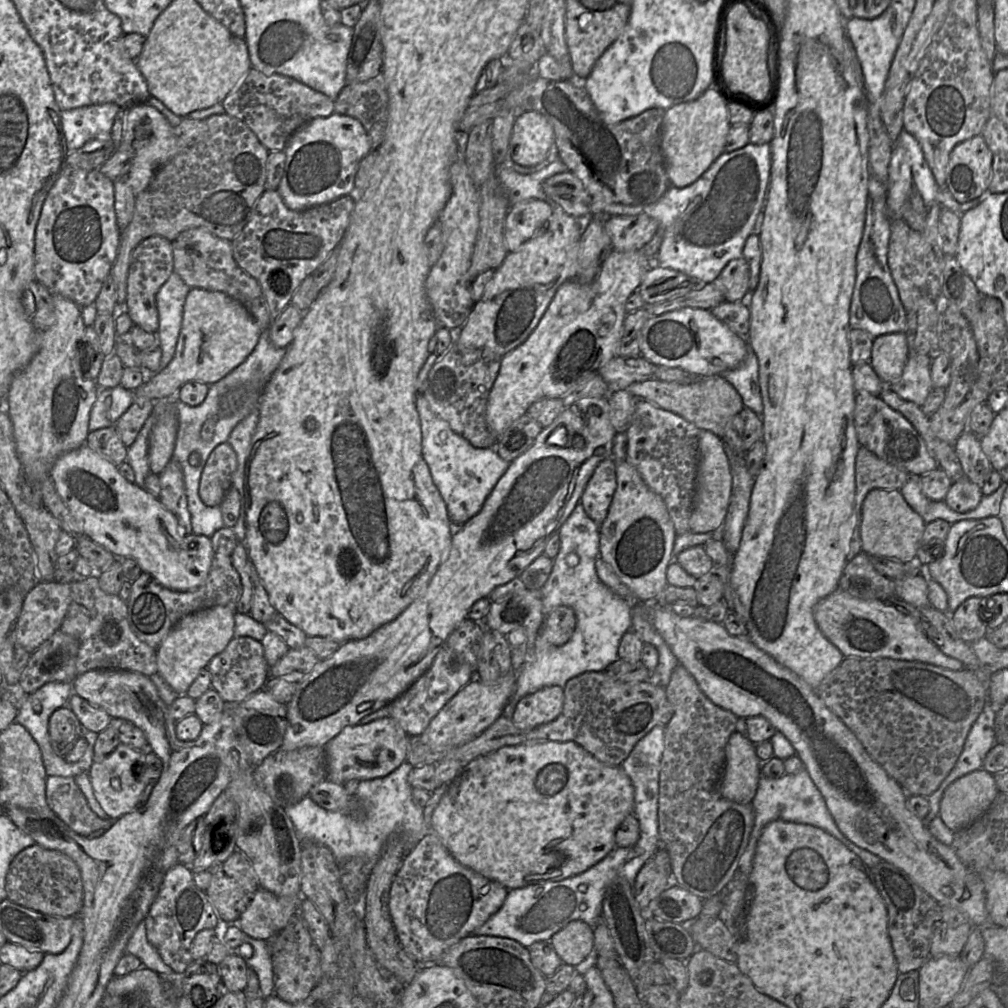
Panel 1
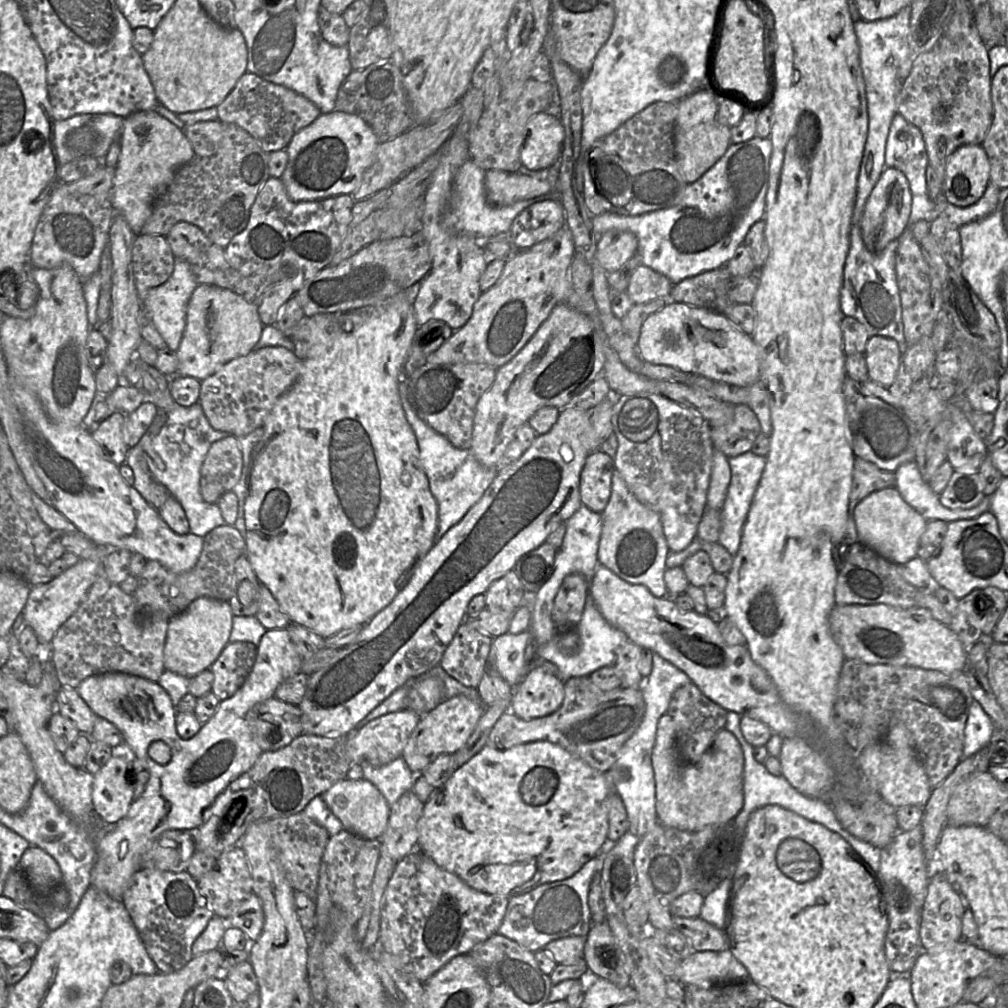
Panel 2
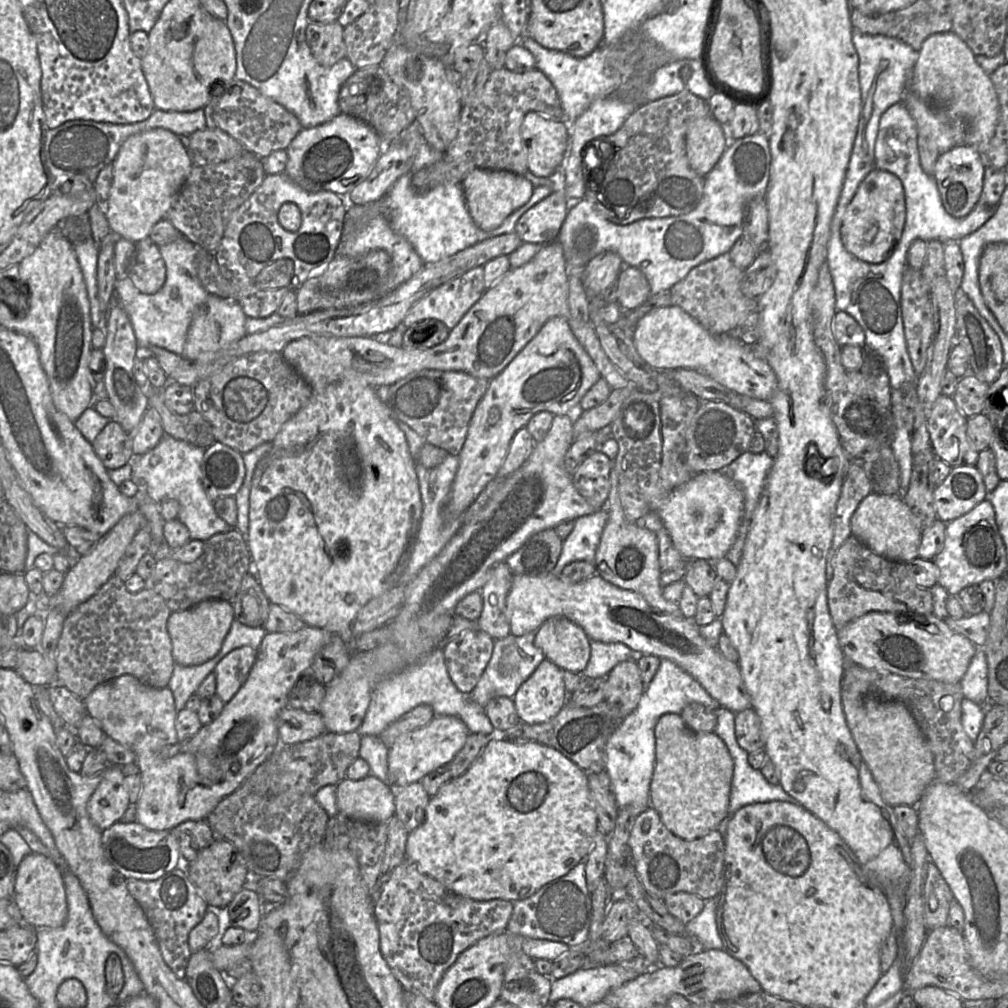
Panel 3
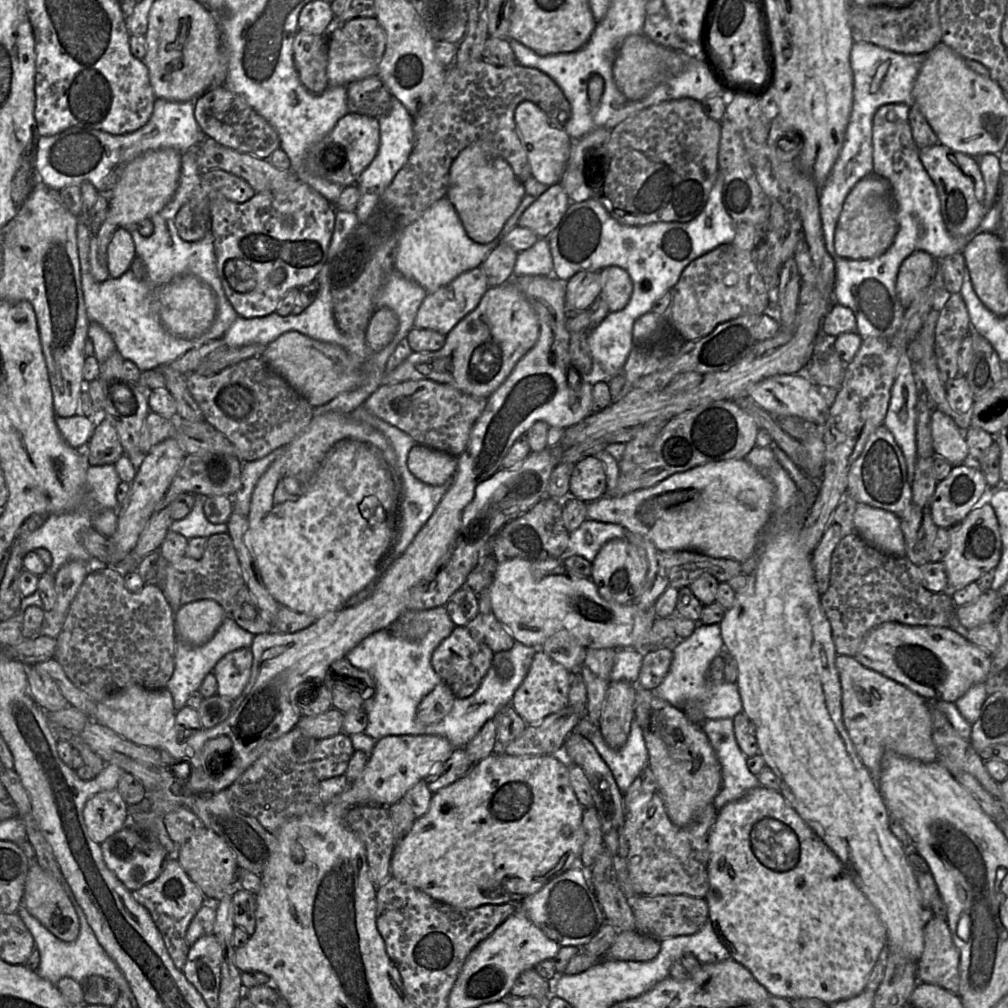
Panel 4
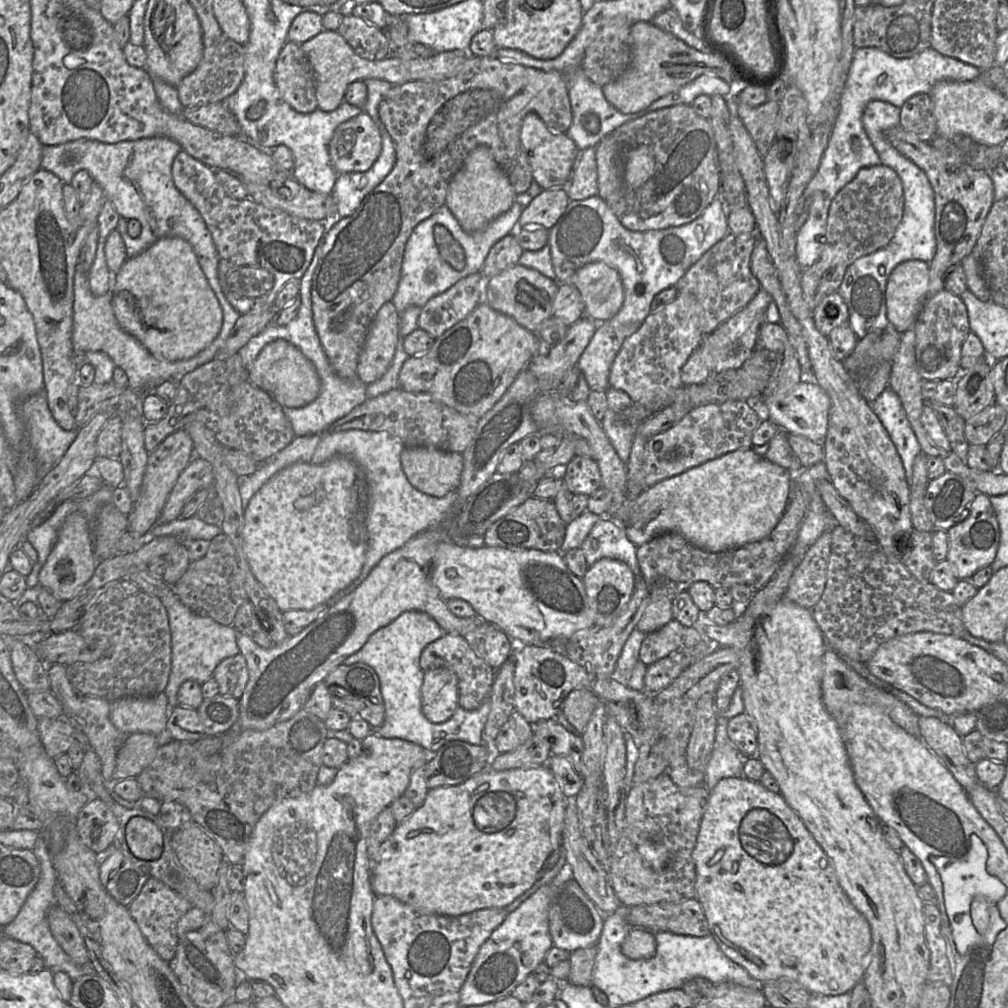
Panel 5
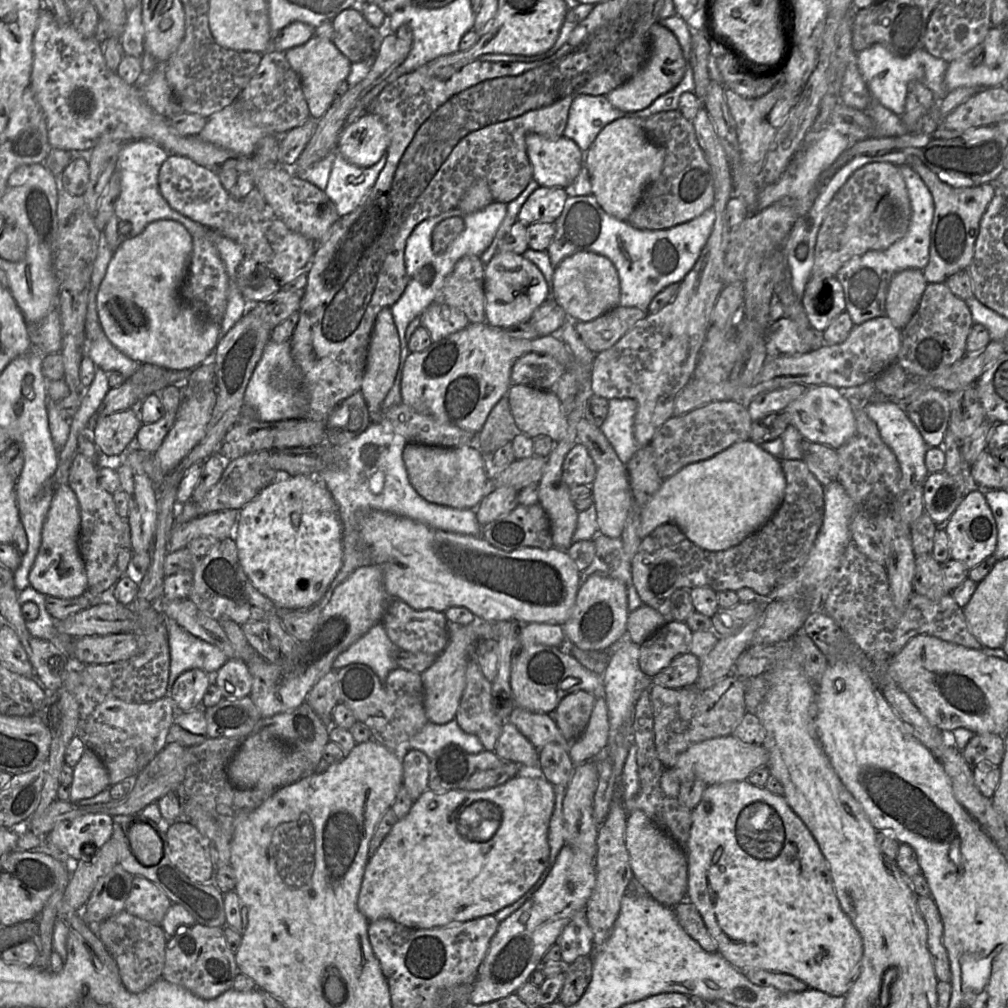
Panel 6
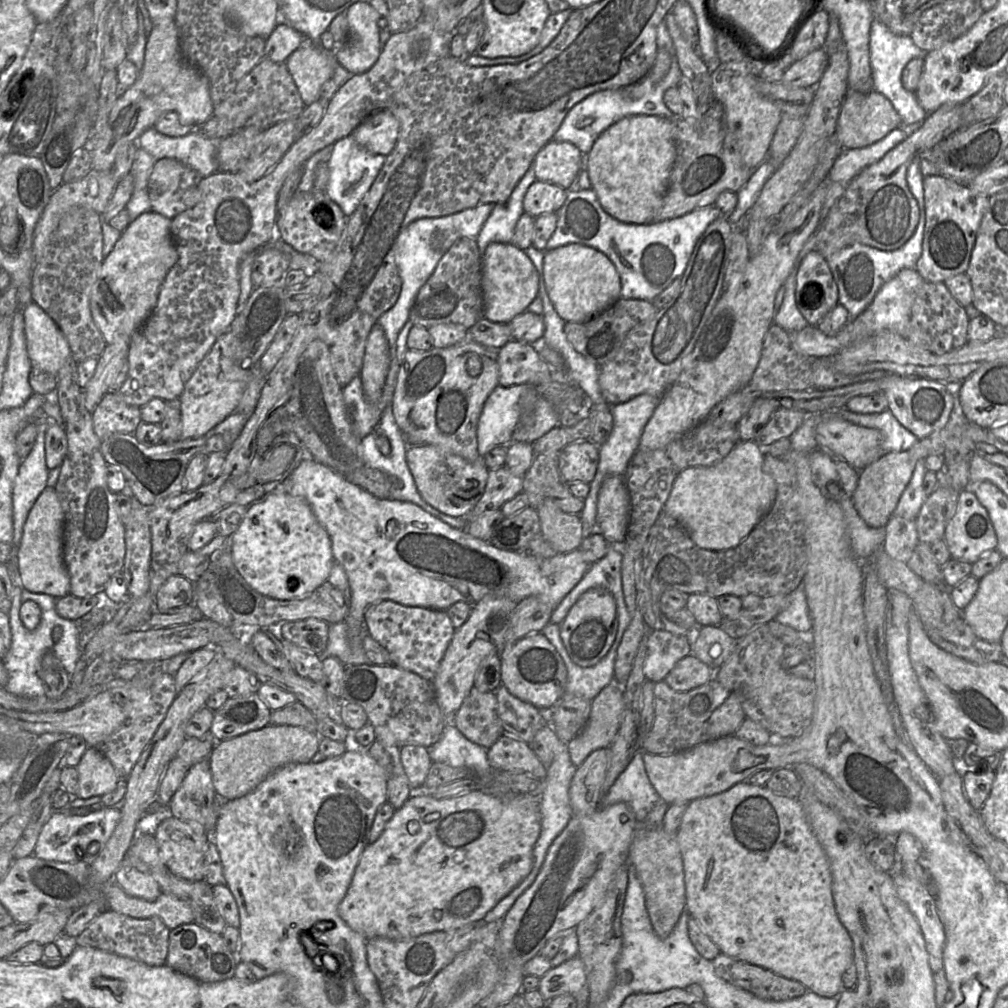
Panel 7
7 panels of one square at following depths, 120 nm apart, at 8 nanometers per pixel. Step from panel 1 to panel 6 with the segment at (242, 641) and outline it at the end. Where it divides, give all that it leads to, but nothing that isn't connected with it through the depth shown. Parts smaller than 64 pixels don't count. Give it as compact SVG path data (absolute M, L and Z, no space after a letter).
M239 658L228 659L214 674L213 682L225 699L249 696L253 678L247 665Z

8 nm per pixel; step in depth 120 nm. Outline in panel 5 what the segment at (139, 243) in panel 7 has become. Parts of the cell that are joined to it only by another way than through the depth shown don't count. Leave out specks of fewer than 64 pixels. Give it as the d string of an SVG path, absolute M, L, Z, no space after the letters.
M164 237L157 240L152 246L135 257L127 258L120 270L112 275L112 308L119 325L139 340L139 342L155 357L168 361L186 360L192 358L208 347L219 334L223 313L221 305L211 289L204 273L199 265L198 258L192 246L180 237Z

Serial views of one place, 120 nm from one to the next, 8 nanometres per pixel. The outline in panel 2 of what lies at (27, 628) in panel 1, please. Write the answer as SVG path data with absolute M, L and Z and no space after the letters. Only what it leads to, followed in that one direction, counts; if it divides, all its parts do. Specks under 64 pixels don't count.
M80 559L63 574L50 582L31 586L22 616L30 626L43 648L50 646L58 629L78 610L91 586L102 574L103 560Z

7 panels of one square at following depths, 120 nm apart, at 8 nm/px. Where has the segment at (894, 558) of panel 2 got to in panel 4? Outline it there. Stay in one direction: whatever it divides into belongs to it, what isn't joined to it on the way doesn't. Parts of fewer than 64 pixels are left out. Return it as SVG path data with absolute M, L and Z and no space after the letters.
M860 503L854 512L853 525L855 532L870 545L889 555L905 557L901 519L894 513Z

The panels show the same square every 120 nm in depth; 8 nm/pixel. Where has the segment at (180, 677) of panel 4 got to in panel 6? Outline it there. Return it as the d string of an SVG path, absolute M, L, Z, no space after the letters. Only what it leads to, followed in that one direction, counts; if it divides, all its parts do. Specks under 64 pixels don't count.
M168 620L170 667L168 694L176 679L185 671L199 668L214 675L228 660L218 647L192 635L175 621Z

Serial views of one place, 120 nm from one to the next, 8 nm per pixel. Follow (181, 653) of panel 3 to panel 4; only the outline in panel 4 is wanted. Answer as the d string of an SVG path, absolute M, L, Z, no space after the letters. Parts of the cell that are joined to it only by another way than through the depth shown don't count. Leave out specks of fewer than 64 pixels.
M198 600L180 607L175 613L176 632L186 642L199 646L207 643L226 617L214 600Z

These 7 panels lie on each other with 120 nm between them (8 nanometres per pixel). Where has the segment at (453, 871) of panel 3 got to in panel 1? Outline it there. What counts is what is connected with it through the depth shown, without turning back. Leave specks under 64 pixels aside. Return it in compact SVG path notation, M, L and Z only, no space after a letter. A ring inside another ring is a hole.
M529 741L523 744L514 745L514 746L505 746L502 747L490 754L481 756L475 760L473 760L471 763L469 763L466 767L460 771L460 773L450 782L447 784L447 788L440 799L437 807L435 808L433 814L432 814L432 820L431 820L431 832L435 833L440 840L442 841L443 845L447 848L447 850L450 852L450 854L463 866L468 867L475 872L483 875L484 877L499 882L504 887L506 887L508 890L511 889L517 889L517 888L523 888L525 886L531 885L531 884L537 884L542 881L553 881L558 882L564 879L567 879L572 876L576 876L578 874L581 874L585 871L587 871L589 868L597 864L599 861L601 861L603 858L605 858L612 850L614 850L616 846L615 842L615 833L619 825L622 823L622 821L628 816L629 814L634 814L634 787L633 784L628 777L628 775L624 772L624 770L620 767L614 767L607 765L605 763L600 762L595 757L593 757L589 752L587 752L584 748L579 746L578 744L574 742L556 742L556 741ZM552 852L558 852L562 855L564 855L564 861L559 866L548 866L544 860L544 856L547 854L550 854Z

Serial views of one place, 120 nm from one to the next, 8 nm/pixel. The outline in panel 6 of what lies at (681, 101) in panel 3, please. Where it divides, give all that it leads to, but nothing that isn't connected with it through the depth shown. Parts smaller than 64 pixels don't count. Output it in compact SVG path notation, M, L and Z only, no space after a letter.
M669 110L646 118L642 127L648 139L664 149L665 158L660 175L645 188L626 221L638 229L661 230L688 222L711 208L714 203L713 175L692 121L679 110Z

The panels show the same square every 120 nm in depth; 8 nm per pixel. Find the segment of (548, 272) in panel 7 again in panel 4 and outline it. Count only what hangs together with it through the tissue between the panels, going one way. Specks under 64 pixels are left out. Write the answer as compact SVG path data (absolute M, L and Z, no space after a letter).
M609 266L600 270L601 293L610 312L622 310L629 302L633 282L626 270L618 266Z

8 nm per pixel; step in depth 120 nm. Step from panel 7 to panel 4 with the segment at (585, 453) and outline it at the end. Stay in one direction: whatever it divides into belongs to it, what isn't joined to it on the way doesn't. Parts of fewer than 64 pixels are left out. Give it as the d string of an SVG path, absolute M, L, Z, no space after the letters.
M587 456L575 464L569 482L569 495L586 503L606 496L607 476L603 463L595 456Z

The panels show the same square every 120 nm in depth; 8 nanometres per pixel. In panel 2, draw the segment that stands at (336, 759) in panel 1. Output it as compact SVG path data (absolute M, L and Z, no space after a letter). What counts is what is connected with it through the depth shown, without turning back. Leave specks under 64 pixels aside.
M402 709L380 716L362 728L346 736L346 754L351 764L366 761L373 766L383 766L392 760L401 757L403 749L421 720L421 716L413 710Z

